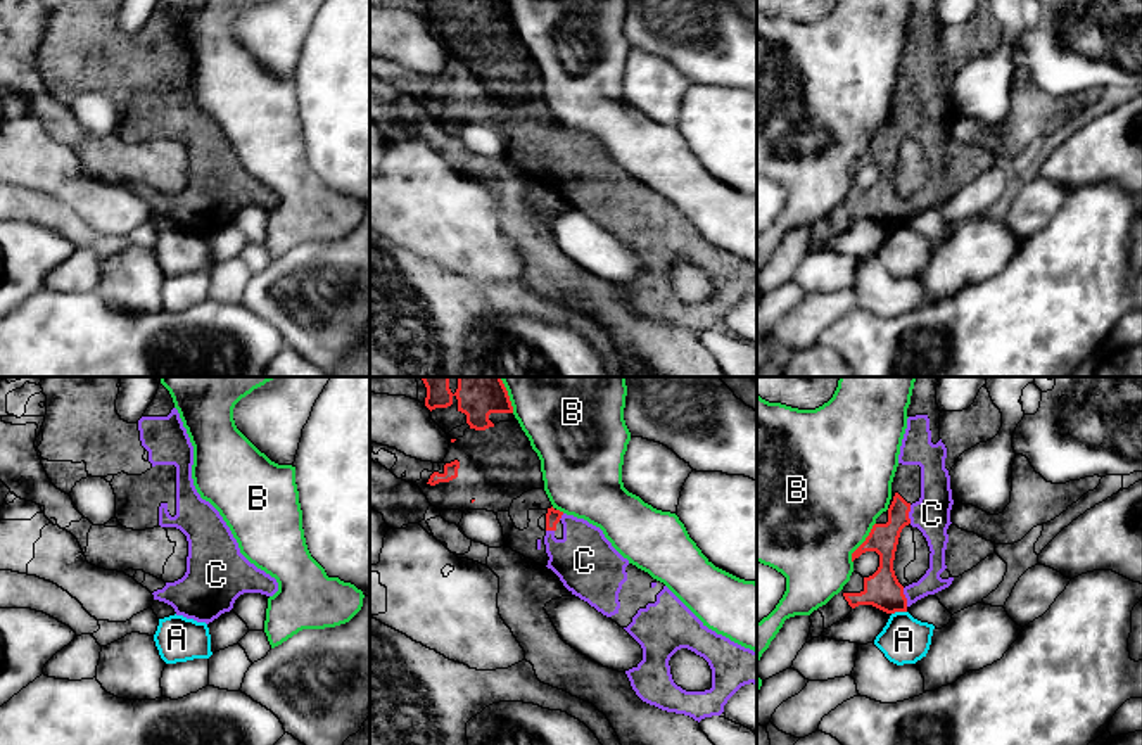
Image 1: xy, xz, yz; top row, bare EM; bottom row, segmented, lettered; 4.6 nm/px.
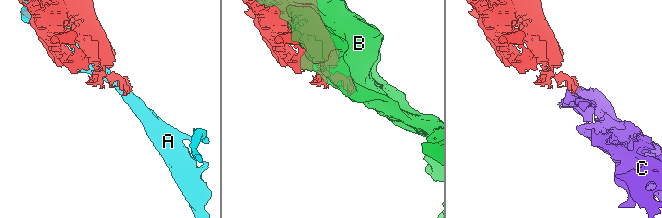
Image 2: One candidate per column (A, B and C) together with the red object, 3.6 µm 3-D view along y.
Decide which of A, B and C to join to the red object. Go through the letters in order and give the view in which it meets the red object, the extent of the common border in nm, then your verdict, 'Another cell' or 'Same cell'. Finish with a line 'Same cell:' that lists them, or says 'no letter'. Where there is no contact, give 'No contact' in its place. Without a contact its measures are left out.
A: Touches red in yz. Shared border 70 nm. Another cell
B: Touches red in yz. Shared border 220 nm. Another cell
C: Touches red in yz. Shared border 90 nm. Same cell
Same cell: C

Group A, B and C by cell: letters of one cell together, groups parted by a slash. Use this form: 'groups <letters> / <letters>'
groups A / B / C

